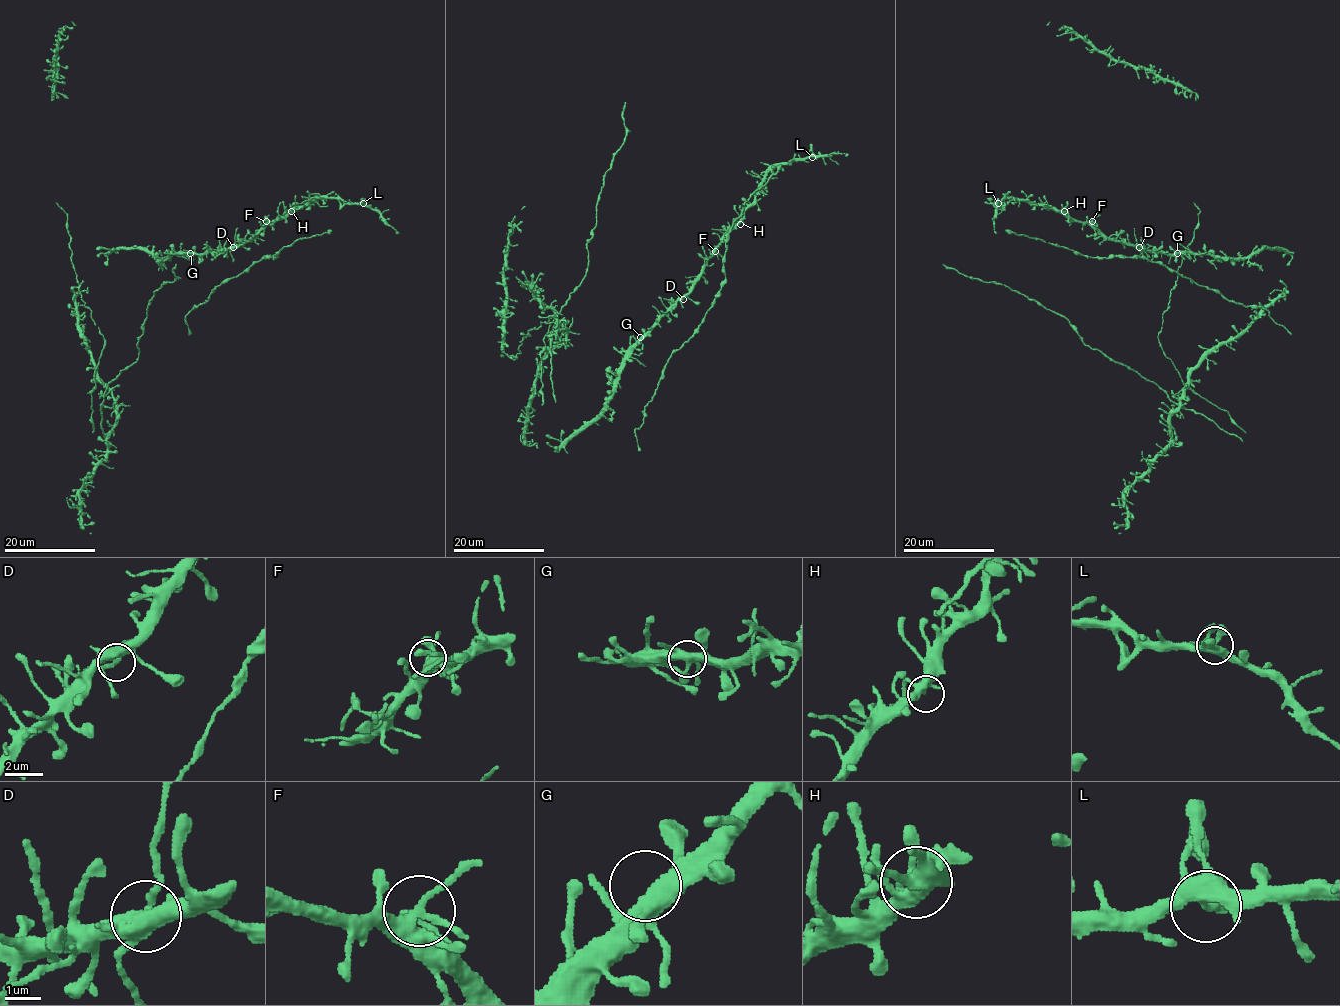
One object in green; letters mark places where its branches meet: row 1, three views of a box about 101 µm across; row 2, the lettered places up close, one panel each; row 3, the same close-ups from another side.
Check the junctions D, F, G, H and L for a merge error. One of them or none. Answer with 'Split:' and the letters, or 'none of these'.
Split: D

